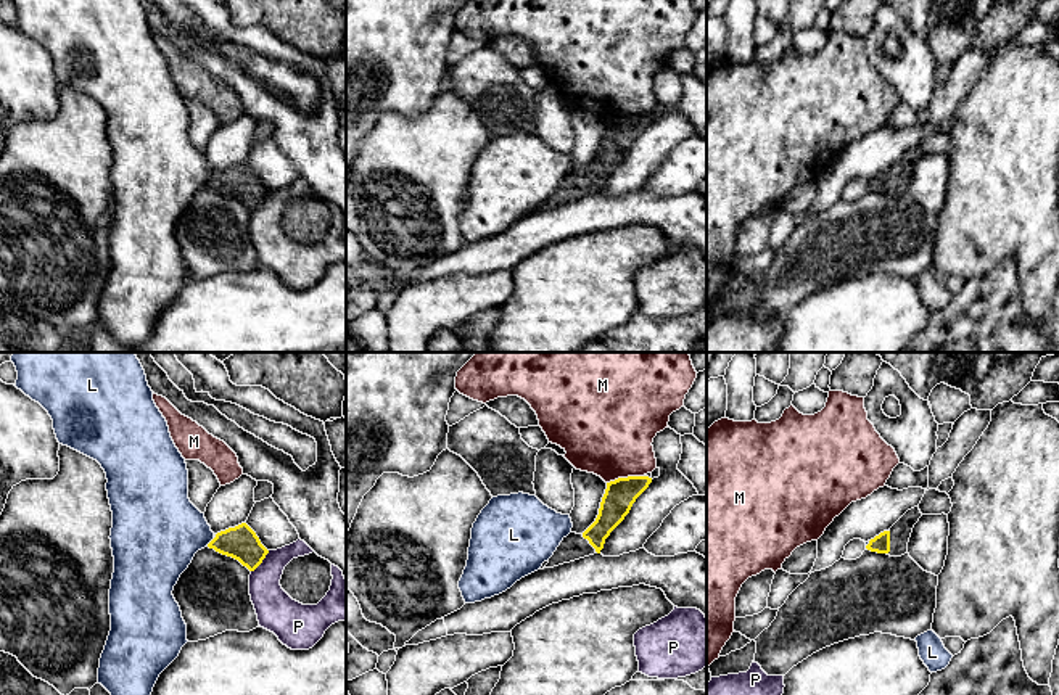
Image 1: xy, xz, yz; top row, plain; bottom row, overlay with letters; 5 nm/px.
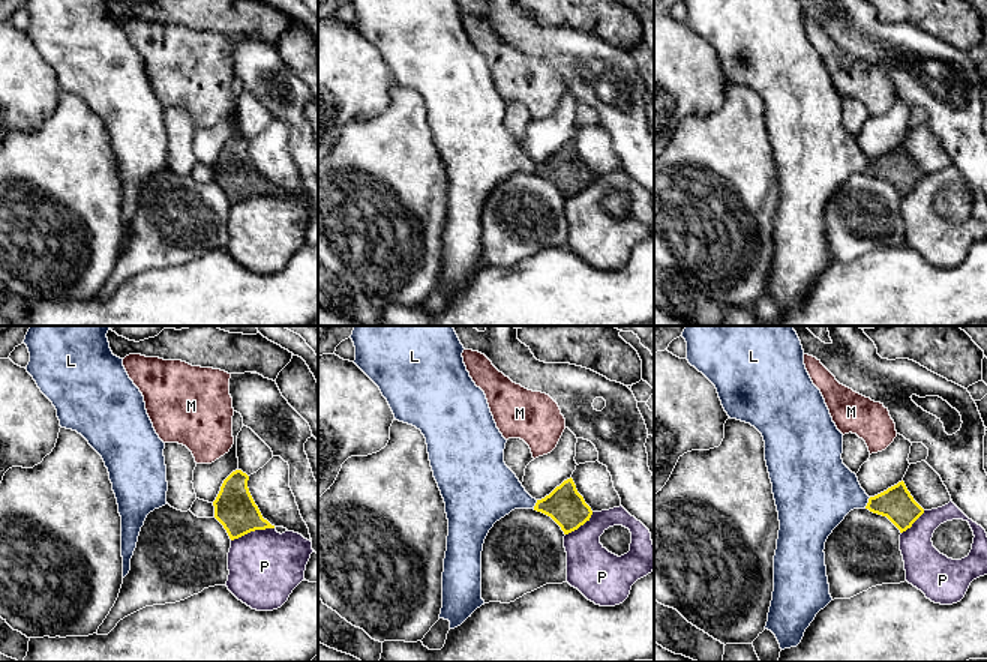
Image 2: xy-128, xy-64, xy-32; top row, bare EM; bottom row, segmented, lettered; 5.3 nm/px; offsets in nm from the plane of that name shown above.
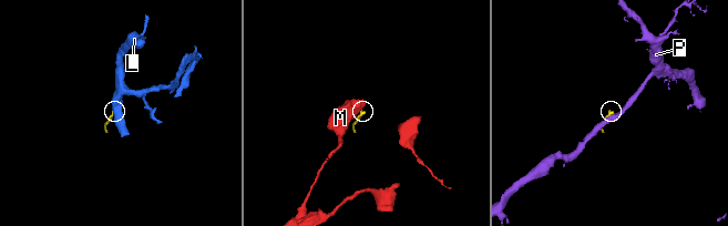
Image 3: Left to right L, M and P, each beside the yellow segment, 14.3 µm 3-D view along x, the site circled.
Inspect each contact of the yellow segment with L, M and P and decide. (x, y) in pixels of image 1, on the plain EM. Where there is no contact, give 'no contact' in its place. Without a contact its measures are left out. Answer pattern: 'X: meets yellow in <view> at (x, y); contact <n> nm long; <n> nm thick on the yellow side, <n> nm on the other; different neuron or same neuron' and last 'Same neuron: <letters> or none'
L: meets yellow in xy at (210, 182); contact 60 nm long; 170 nm thick on the yellow side, 400 nm on the other; different neuron
M: meets yellow in xz at (625, 118); contact 190 nm long; 160 nm thick on the yellow side, 440 nm on the other; different neuron
P: meets yellow in xy at (261, 201); contact 140 nm long; 170 nm thick on the yellow side, 190 nm on the other; different neuron
Same neuron: none

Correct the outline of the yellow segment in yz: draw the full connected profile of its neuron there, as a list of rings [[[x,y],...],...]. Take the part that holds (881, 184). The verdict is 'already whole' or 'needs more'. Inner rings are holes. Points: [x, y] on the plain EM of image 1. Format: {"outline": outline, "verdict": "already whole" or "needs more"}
{"outline": [[[919,145],[908,150],[888,171],[880,172],[866,185],[867,190],[901,196],[908,193],[908,182],[914,164],[922,156]]], "verdict": "needs more"}

